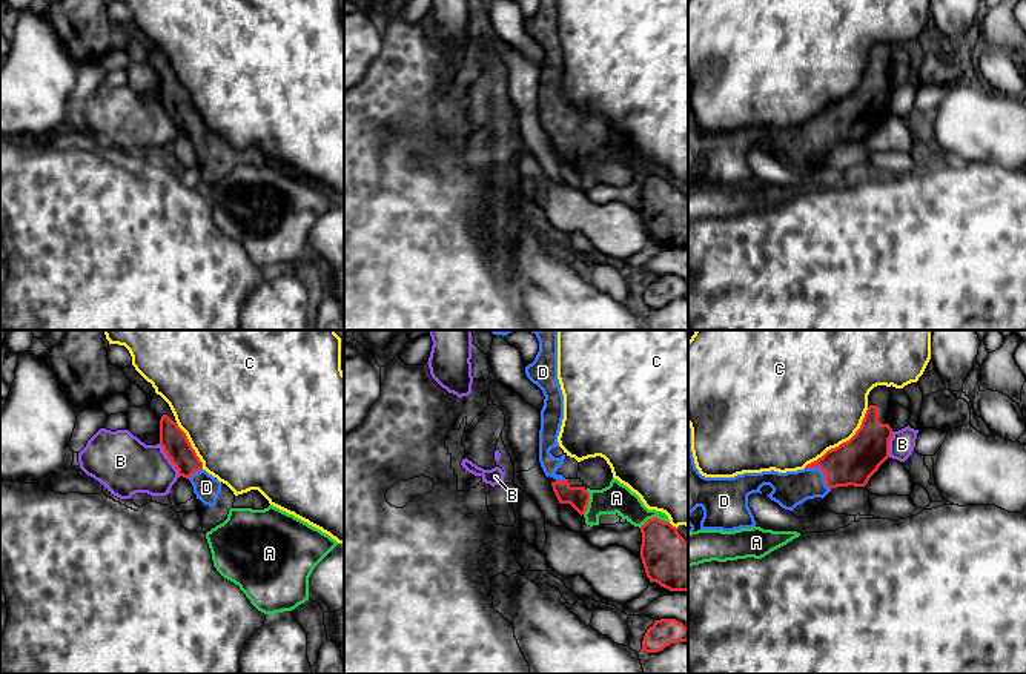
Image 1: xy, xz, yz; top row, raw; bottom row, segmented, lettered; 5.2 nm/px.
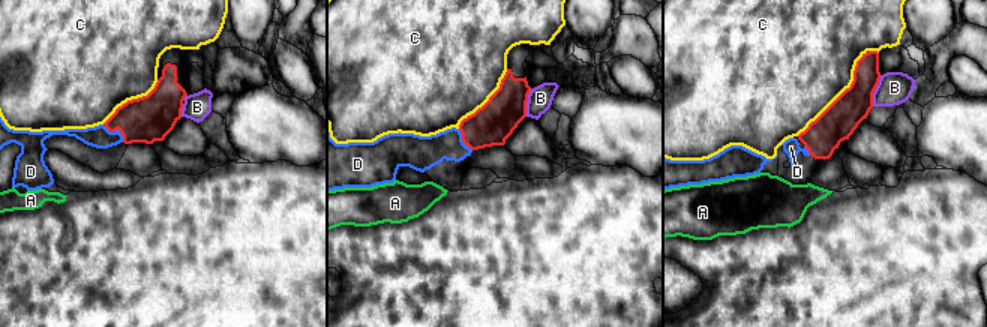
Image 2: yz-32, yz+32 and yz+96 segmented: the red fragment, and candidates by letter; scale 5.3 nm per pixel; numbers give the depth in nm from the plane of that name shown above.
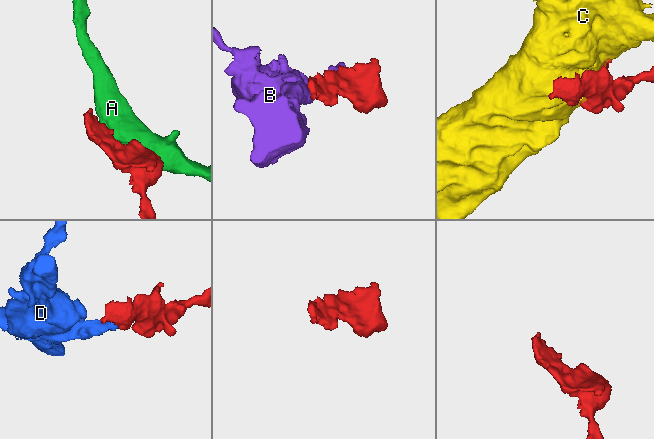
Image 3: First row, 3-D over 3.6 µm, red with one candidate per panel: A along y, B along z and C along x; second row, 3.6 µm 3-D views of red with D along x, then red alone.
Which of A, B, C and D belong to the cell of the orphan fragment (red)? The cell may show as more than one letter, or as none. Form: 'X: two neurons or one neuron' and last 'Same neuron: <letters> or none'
A: two neurons
B: two neurons
C: two neurons
D: one neuron
Same neuron: D

